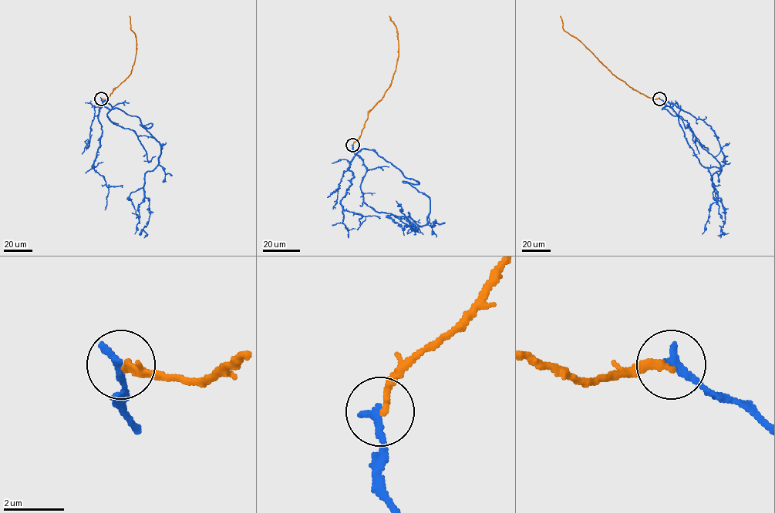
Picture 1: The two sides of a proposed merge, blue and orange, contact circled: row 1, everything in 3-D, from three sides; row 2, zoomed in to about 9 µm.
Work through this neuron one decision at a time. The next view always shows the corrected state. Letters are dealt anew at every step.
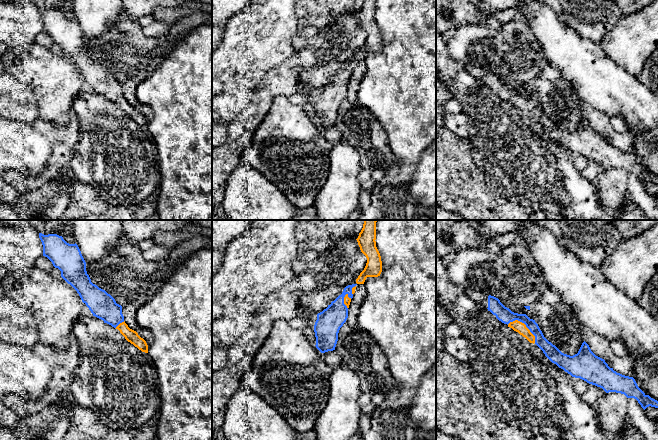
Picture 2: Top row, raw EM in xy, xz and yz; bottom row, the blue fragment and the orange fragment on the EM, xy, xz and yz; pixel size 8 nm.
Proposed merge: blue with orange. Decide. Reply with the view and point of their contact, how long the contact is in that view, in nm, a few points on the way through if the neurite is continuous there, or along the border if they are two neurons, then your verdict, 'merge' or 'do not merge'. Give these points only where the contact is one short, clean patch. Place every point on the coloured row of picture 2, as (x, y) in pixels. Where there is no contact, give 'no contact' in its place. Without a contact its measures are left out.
contact yz (525, 324); length 280 nm; merge

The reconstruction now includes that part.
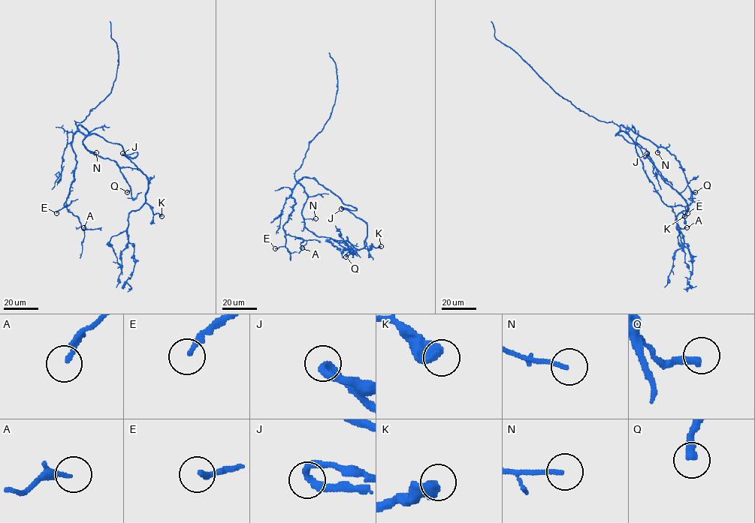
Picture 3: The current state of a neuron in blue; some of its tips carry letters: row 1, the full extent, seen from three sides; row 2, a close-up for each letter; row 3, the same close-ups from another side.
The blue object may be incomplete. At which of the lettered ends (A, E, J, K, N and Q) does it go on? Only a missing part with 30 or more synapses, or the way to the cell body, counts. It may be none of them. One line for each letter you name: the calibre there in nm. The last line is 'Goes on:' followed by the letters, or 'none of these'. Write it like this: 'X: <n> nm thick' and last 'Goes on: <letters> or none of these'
K: 550 nm thick
Goes on: K

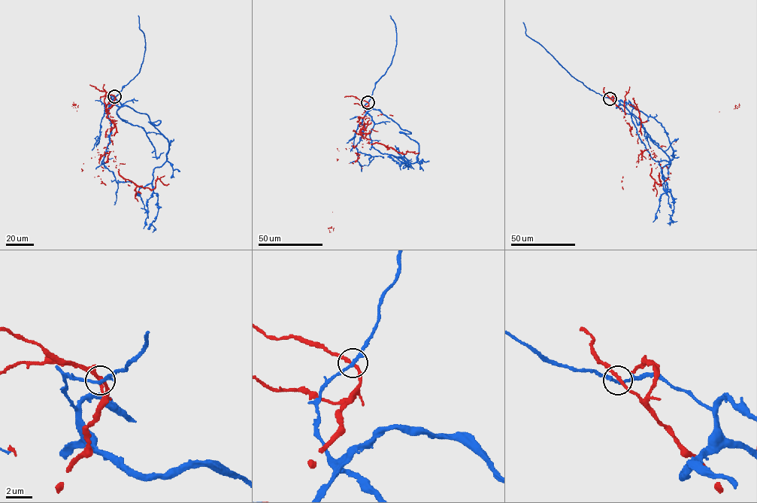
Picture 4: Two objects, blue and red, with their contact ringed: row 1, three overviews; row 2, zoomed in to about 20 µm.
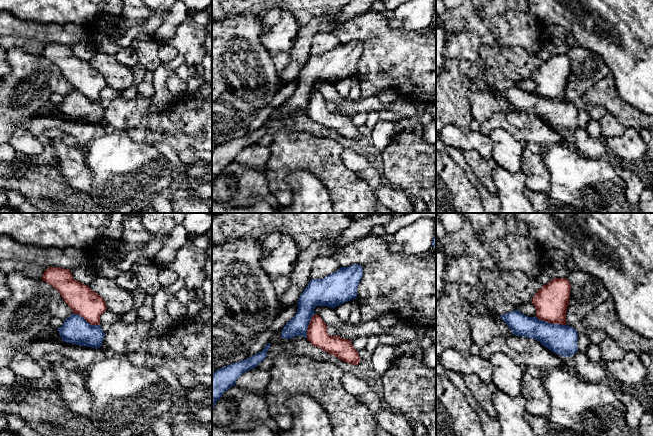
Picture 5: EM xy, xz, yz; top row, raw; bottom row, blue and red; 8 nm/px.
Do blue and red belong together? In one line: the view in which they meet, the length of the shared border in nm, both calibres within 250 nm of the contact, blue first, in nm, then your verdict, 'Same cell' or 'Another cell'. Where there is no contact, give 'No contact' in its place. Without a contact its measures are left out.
Touches blue in yz. Shared border 260 nm. Thickness 240 nm (blue) against 280 nm. Another cell

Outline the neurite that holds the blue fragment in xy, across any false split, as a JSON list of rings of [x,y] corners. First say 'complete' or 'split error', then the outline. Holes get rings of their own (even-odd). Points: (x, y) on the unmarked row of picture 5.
complete; [[[78,90],[66,94],[58,107],[61,115],[67,119],[95,125],[101,123],[105,112],[100,100],[91,101]]]

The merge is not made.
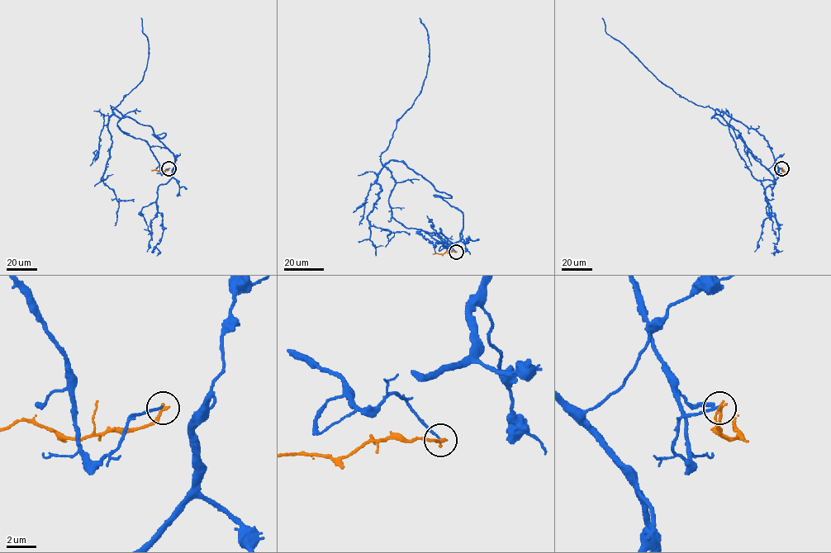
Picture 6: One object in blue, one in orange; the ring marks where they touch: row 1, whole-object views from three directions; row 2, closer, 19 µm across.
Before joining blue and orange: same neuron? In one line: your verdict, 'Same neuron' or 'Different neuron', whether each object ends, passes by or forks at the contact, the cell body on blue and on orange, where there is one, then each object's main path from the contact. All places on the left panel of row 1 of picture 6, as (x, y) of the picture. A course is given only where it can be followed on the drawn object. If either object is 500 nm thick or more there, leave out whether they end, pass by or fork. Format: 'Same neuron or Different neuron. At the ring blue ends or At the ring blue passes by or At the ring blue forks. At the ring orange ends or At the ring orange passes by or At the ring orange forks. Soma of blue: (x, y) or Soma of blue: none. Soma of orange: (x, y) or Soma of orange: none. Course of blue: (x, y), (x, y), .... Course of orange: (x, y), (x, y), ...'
Different neuron. At the ring blue ends. At the ring orange ends. Soma of blue: none. Soma of orange: none. Course of blue: (168, 168), (114, 109), (164, 133), (154, 136), (174, 159), (158, 187), (156, 255). Course of orange: (169, 168), (159, 172), (151, 169)

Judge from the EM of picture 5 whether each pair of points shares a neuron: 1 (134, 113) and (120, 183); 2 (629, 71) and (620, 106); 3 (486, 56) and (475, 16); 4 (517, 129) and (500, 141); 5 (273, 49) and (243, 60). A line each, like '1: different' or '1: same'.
1: different
2: different
3: different
4: different
5: different

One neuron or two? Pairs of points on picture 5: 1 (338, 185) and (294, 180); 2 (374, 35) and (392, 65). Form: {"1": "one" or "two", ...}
{"1": "two", "2": "one"}

